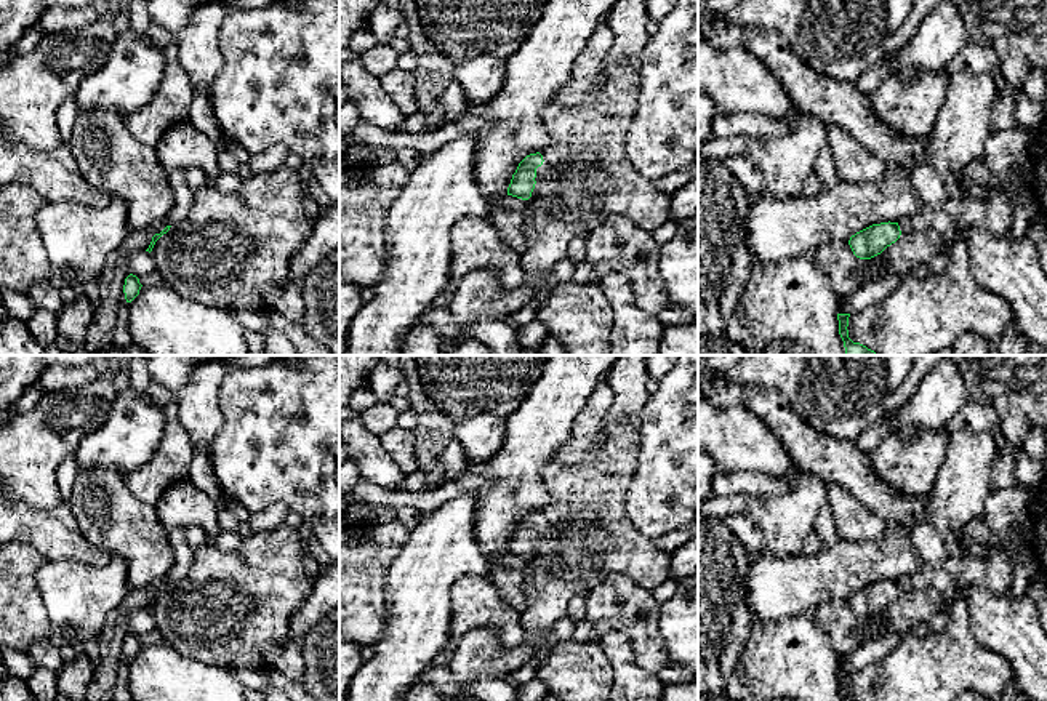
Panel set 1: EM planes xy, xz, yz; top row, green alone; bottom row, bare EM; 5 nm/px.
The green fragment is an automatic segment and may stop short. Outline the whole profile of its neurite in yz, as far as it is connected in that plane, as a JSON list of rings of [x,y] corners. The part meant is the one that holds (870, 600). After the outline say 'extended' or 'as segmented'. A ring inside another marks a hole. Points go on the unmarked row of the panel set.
[[[898,581],[872,583],[850,595],[848,603],[860,618],[871,618],[895,602],[901,594]]] | as segmented

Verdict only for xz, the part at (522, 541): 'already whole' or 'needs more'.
needs more

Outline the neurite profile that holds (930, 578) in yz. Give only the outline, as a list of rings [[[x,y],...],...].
[[[962,429],[948,434],[946,459],[929,496],[929,517],[911,528],[909,535],[922,568],[898,579],[903,594],[937,591],[941,599],[954,602],[953,581],[943,570],[951,555],[946,539],[983,515],[996,453],[991,432]]]

